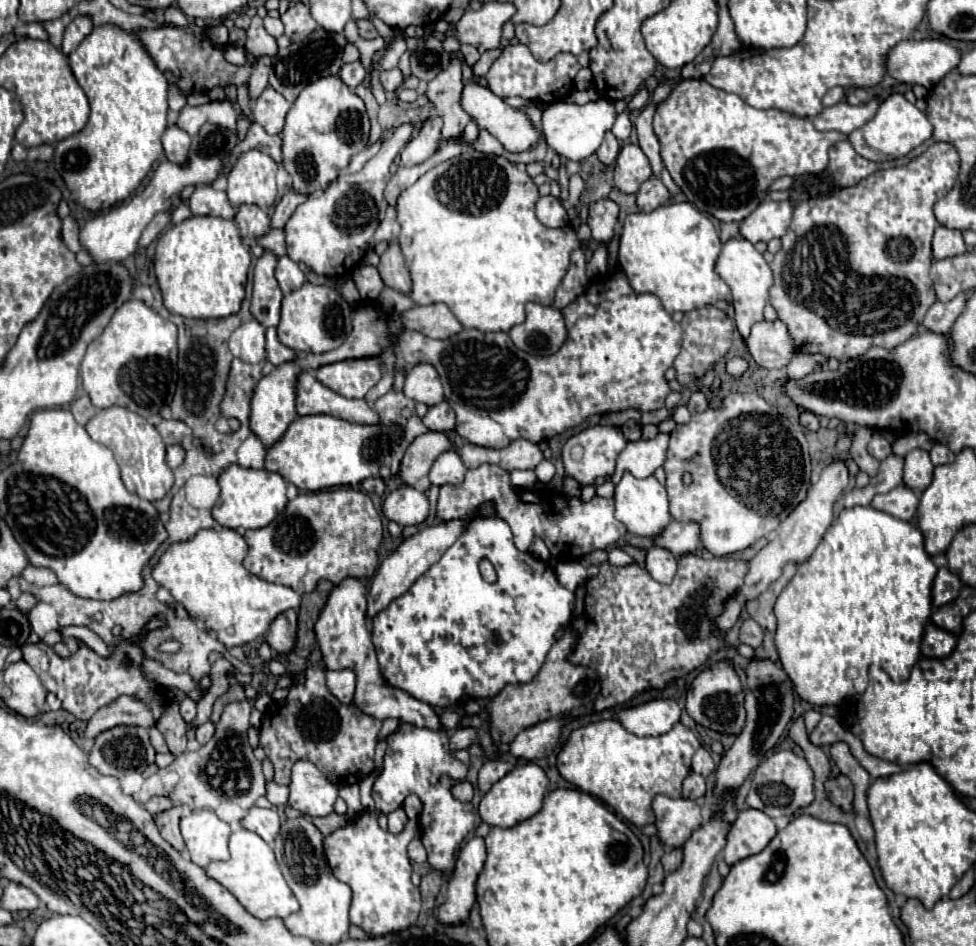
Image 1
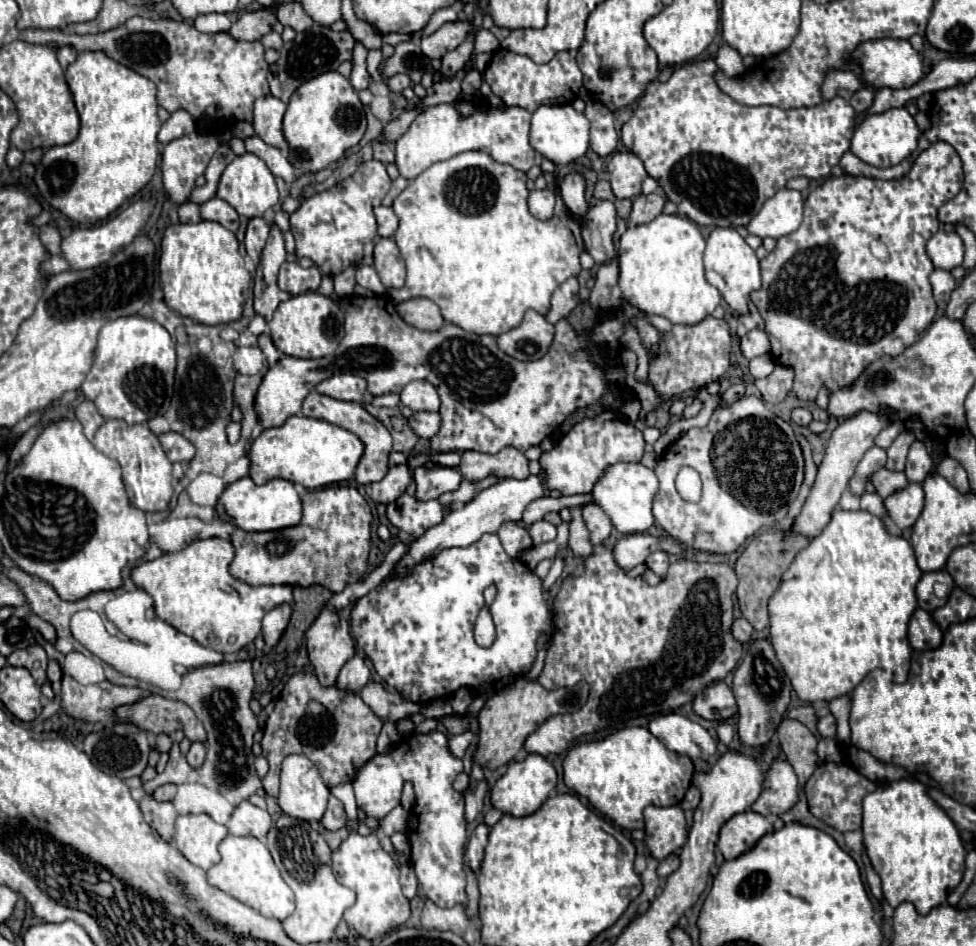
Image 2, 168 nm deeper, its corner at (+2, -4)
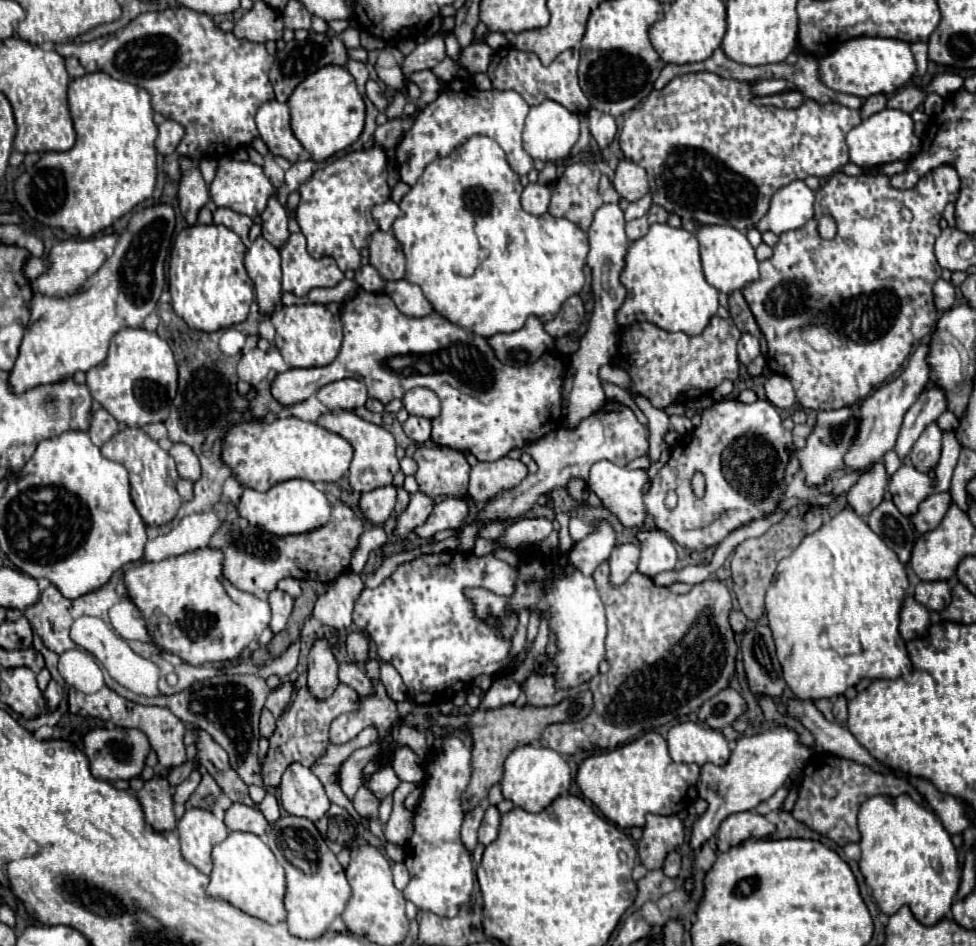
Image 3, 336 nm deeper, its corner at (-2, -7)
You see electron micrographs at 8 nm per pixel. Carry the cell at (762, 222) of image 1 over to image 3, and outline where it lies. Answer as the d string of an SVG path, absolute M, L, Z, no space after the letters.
M797 179L793 183L787 183L775 191L771 207L757 223L757 229L761 233L773 231L775 235L799 229L813 217L813 203L815 195L805 185L805 181Z

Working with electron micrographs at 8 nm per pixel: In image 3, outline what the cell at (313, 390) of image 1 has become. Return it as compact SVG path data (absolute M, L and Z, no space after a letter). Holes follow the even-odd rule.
M327 411L327 413L321 415L321 419L317 423L321 427L325 427L327 431L341 435L343 439L347 439L351 443L351 447L353 447L353 461L351 461L351 467L349 467L349 485L351 485L353 491L365 493L365 491L373 491L377 487L391 485L393 475L399 471L399 461L395 457L395 447L397 447L395 439L393 439L393 435L387 429L357 417L353 411ZM365 471L373 473L373 479L367 481L367 483L361 479L361 475Z

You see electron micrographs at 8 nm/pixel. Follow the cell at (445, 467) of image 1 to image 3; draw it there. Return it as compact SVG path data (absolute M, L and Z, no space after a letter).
M423 493L411 495L407 509L397 517L397 525L393 529L393 535L399 539L407 539L421 523L425 523L425 519L431 515L431 509L433 509L431 497L427 497Z

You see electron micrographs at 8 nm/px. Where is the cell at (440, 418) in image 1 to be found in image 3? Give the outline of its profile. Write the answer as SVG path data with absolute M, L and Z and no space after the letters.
M409 415L409 419L403 423L403 431L415 443L427 443L431 439L431 421L425 417Z

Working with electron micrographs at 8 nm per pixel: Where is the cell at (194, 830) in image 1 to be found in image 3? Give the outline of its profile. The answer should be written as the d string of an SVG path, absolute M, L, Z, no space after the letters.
M187 809L177 823L181 855L201 873L211 873L211 849L229 833L221 819L205 809Z

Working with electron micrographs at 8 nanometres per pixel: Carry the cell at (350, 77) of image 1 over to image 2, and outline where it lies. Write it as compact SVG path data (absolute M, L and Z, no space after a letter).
M359 42L353 50L353 70L351 70L351 76L349 76L349 82L353 84L353 88L359 92L359 90L365 90L371 82L371 76L367 72L367 50L365 46Z

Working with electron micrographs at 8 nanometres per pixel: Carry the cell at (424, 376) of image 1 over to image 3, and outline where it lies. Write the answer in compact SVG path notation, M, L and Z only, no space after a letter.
M415 387L403 395L403 407L409 415L419 415L425 419L435 419L441 413L439 397L425 387Z

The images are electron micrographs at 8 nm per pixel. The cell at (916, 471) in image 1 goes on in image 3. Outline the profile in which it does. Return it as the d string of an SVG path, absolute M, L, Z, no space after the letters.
M937 421L929 423L921 437L915 441L913 451L911 451L911 463L917 471L927 473L939 463L941 455L941 439L943 439L943 429L939 429Z

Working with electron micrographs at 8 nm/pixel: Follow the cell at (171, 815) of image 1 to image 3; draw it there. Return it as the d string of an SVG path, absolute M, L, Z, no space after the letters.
M163 775L143 783L143 789L137 793L137 799L143 807L145 821L157 831L173 831L177 819L173 815L173 789Z

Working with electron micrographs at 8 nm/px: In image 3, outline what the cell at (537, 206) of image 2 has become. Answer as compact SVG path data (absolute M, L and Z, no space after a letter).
M529 183L527 187L523 187L521 207L525 211L529 211L531 215L543 215L543 213L547 213L549 199L551 199L551 189L549 187L539 185L539 183Z

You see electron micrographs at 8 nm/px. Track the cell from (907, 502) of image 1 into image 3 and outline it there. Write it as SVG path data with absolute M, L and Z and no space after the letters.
M937 493L937 495L931 495L927 501L923 501L919 505L919 511L911 517L911 521L915 523L917 531L919 533L927 533L931 529L935 529L941 519L945 517L947 509L951 507L953 499L951 499L951 493Z

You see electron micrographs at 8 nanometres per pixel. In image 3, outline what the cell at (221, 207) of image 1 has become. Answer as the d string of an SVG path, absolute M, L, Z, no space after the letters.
M219 207L215 213L213 213L213 223L217 225L225 225L229 229L233 229L245 245L249 245L249 229L253 225L253 219L247 217L247 215L241 215L241 213L235 213L231 209L225 209L225 207Z

